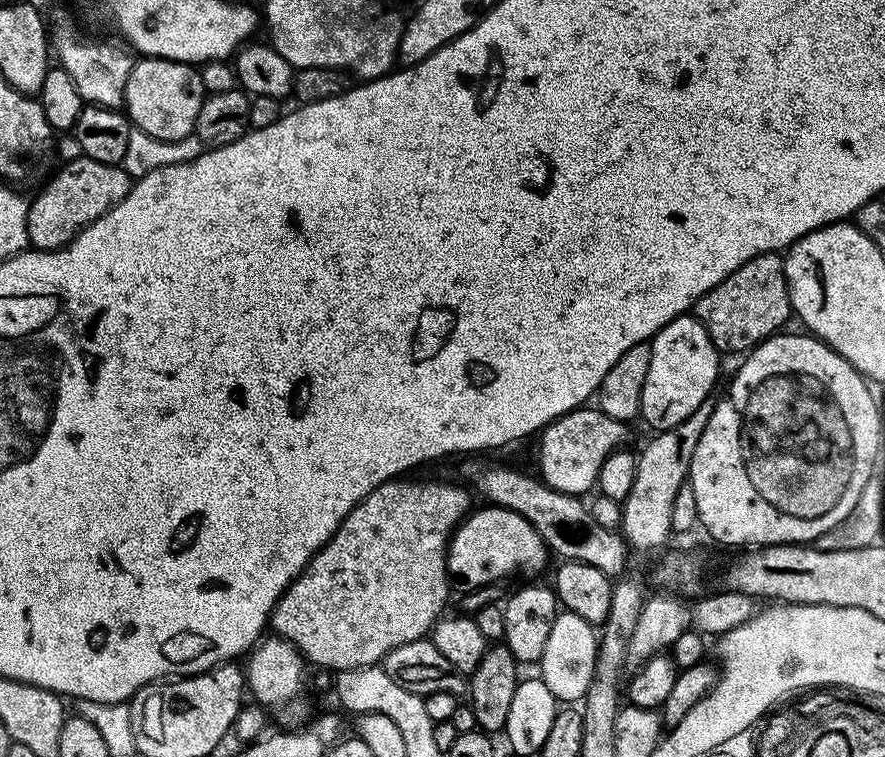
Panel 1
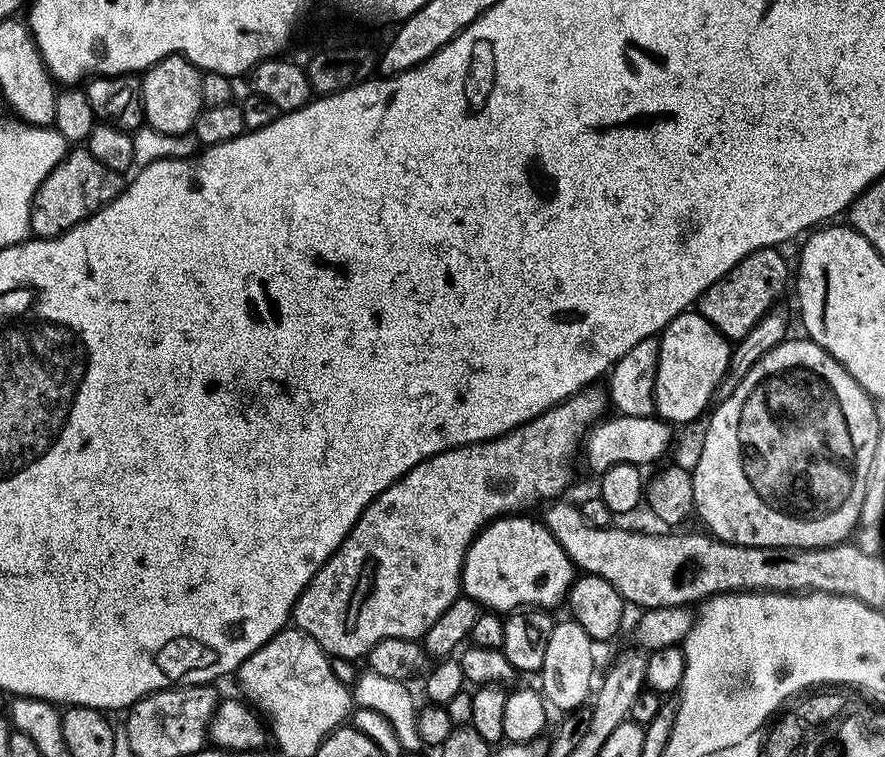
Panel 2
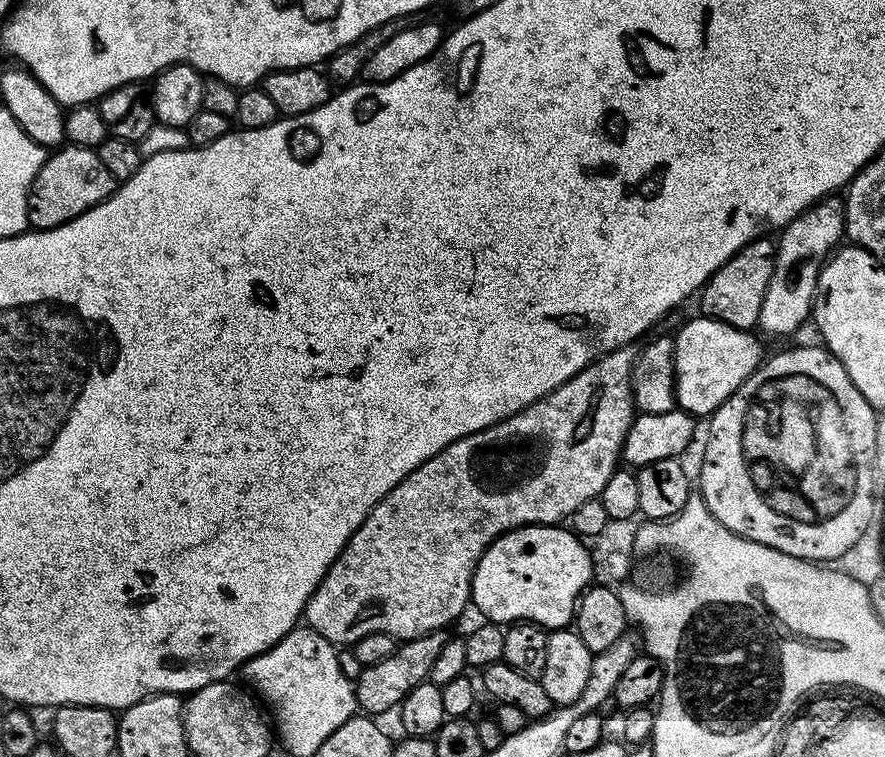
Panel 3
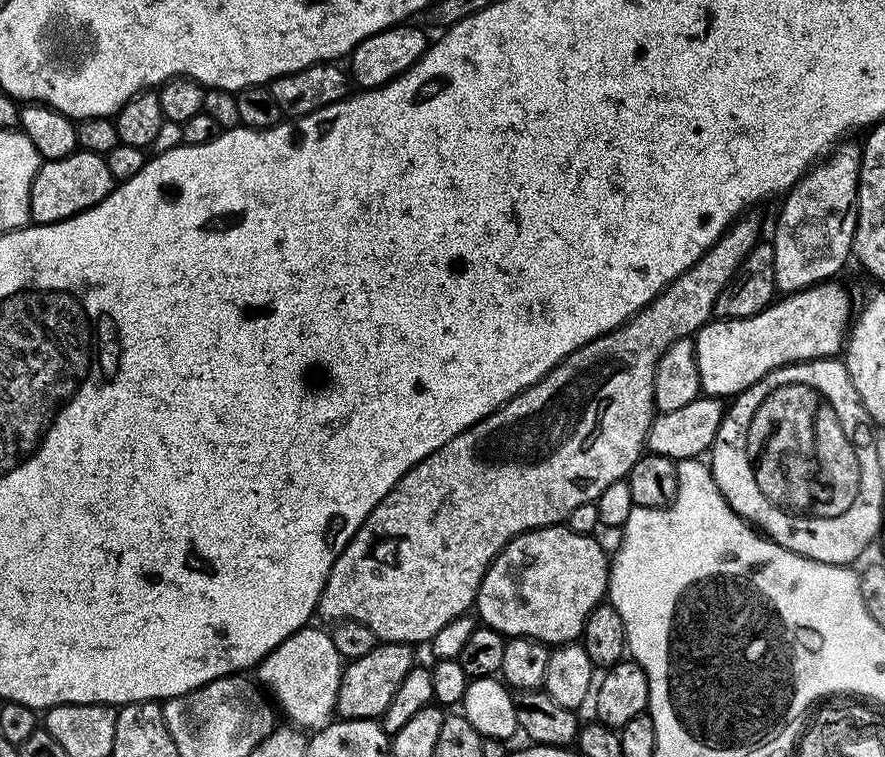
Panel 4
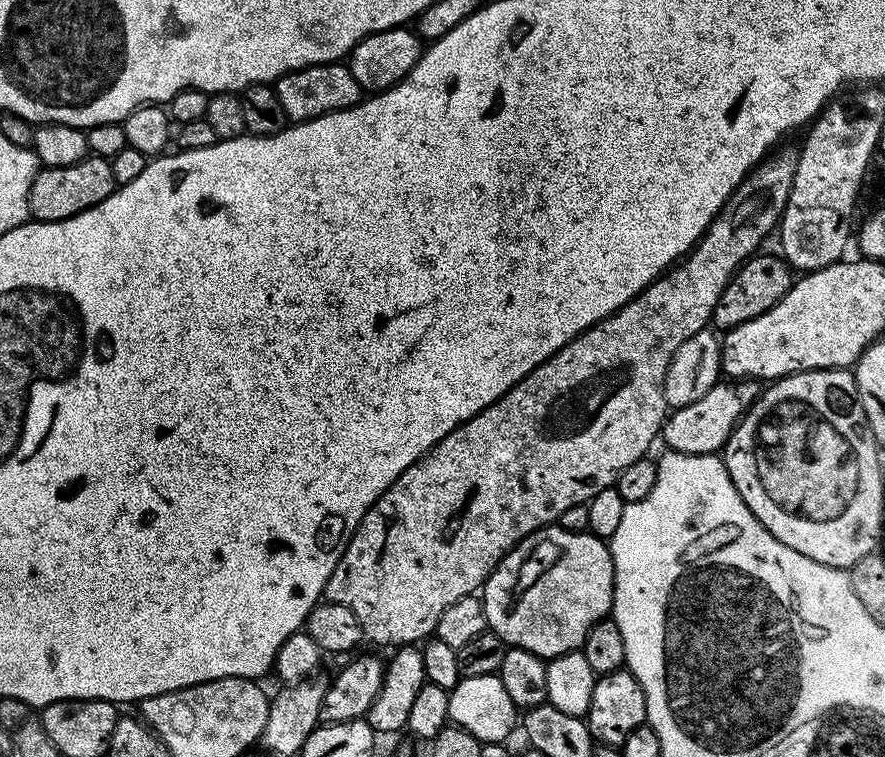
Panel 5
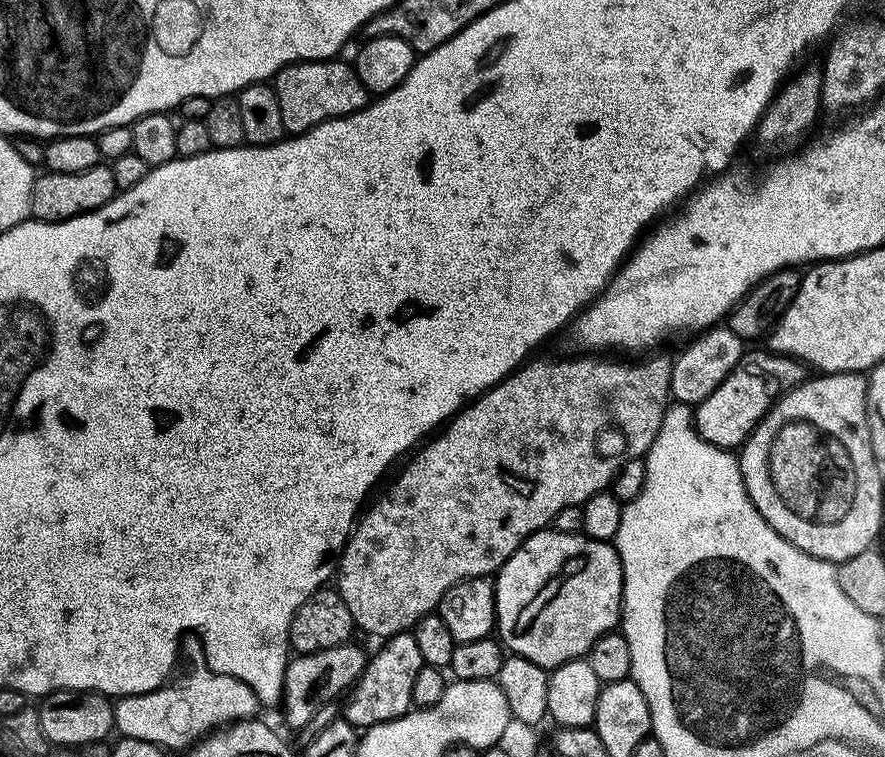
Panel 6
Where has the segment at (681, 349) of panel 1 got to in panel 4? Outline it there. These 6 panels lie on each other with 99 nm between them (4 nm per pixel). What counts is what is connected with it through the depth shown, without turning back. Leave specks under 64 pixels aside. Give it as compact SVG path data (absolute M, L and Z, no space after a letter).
M825 282L823 284L815 284L812 288L807 288L801 292L794 292L785 295L783 298L777 299L768 305L758 314L754 314L750 318L742 318L741 320L726 320L723 318L713 318L707 324L703 324L699 332L694 337L696 346L696 373L700 379L700 390L703 395L714 396L717 398L735 398L740 392L745 392L750 386L754 386L754 382L758 382L762 378L766 378L766 374L770 374L776 368L785 368L787 364L800 364L803 360L826 360L836 358L841 355L842 349L846 343L846 337L850 331L850 325L854 319L854 307L852 308L852 300L848 297L848 292L842 285L836 284L840 282Z

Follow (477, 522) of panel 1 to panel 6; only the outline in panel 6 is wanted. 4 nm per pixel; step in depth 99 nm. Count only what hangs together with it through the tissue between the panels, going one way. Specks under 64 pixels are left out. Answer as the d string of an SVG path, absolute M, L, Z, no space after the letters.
M541 530L532 536L527 536L524 539L524 545L500 567L499 572L495 573L494 583L496 586L495 631L498 633L500 643L504 645L509 653L521 656L522 658L530 658L530 662L534 662L538 666L549 670L562 666L571 660L587 657L590 646L594 646L594 642L598 642L598 638L602 638L602 634L613 631L622 620L622 609L624 607L624 571L620 565L620 555L611 543L602 540L589 540L583 534L571 536L570 534L562 534L555 530Z

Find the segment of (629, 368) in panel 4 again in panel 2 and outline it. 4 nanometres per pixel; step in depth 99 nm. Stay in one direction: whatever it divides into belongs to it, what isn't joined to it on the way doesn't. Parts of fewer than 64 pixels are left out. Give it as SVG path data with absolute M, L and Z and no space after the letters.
M589 386L583 388L581 392L576 392L569 400L564 400L556 404L550 410L538 414L530 422L518 425L514 430L510 430L505 436L499 436L493 440L486 440L478 444L467 444L461 448L448 448L444 452L434 454L426 458L418 466L414 466L398 482L394 482L358 518L358 522L350 530L350 534L342 542L342 546L332 557L325 562L318 570L318 574L306 586L306 590L298 598L298 602L292 607L291 619L295 627L304 631L318 642L329 657L337 660L356 660L367 657L370 651L379 640L386 638L406 638L407 640L419 641L434 626L434 622L441 618L444 611L451 606L457 597L461 595L462 585L460 576L464 573L464 559L468 553L468 547L474 542L474 538L484 527L491 524L493 520L500 519L501 516L509 514L520 514L525 510L532 510L539 500L552 502L565 495L564 491L572 484L572 459L576 456L576 451L581 451L586 437L593 431L594 425L609 411L610 401L607 391L600 386Z

